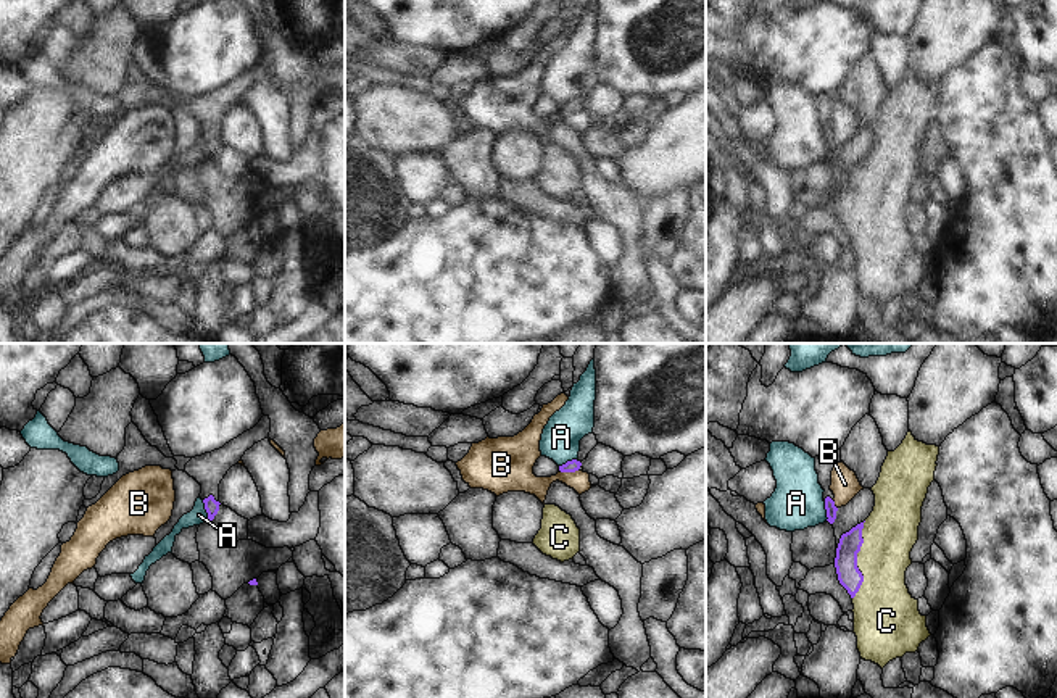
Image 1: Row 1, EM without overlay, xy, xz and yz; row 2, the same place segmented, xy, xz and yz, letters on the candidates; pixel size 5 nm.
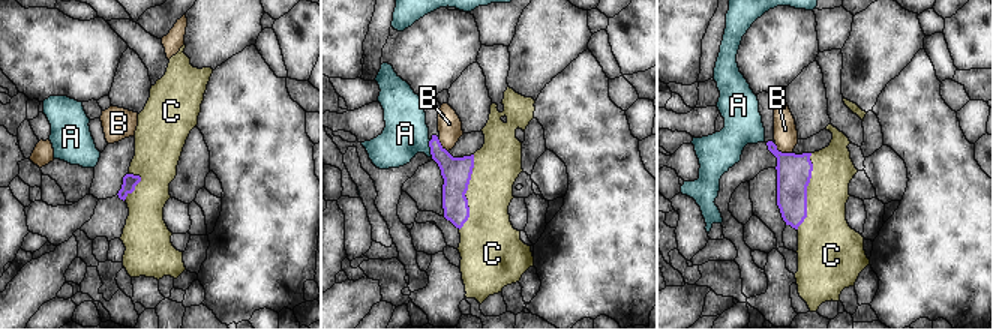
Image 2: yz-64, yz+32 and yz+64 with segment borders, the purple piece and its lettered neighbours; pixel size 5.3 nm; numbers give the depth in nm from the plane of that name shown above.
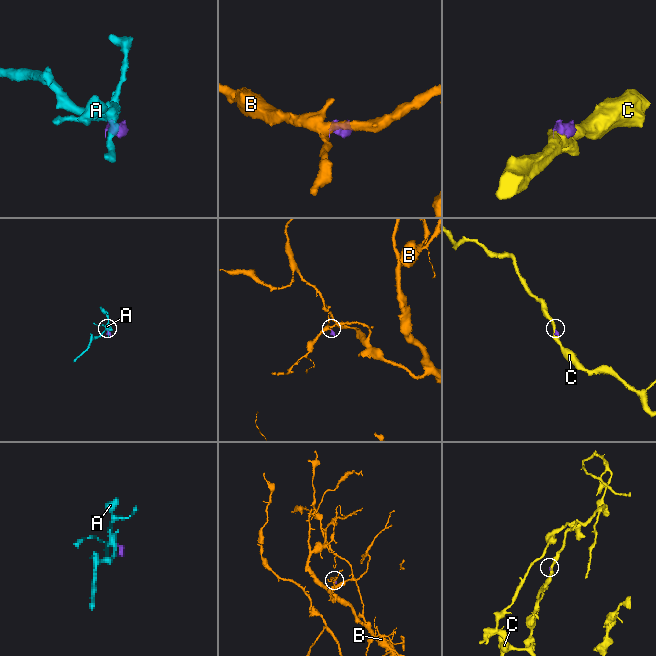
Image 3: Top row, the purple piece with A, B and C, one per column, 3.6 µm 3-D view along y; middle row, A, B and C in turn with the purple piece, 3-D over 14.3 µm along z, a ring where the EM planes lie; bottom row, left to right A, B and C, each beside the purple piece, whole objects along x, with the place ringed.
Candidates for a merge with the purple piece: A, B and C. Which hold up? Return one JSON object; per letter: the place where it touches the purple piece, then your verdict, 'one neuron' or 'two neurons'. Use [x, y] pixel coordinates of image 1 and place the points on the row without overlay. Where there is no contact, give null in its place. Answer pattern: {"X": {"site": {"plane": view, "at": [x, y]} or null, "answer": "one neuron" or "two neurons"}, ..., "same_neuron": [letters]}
{"A": {"site": {"plane": "xy", "at": [207, 149]}, "answer": "two neurons"}, "B": {"site": {"plane": "xz", "at": [569, 110]}, "answer": "two neurons"}, "C": {"site": {"plane": "yz", "at": [856, 199]}, "answer": "one neuron"}, "same_neuron": ["C"]}

